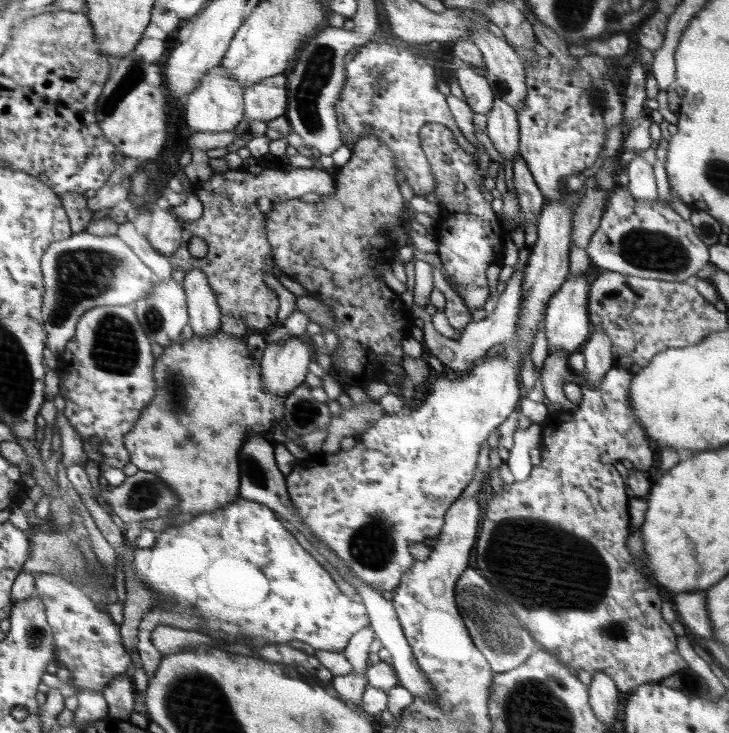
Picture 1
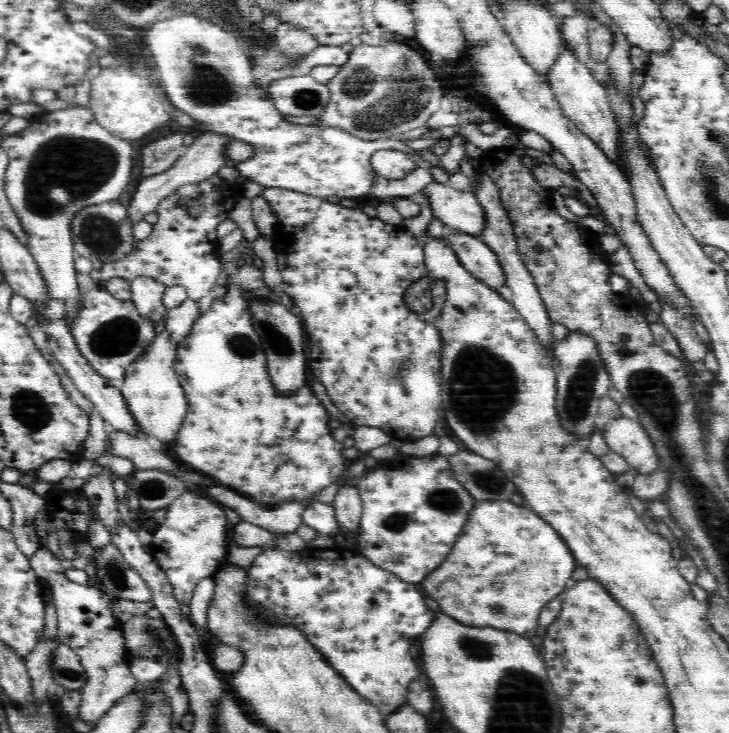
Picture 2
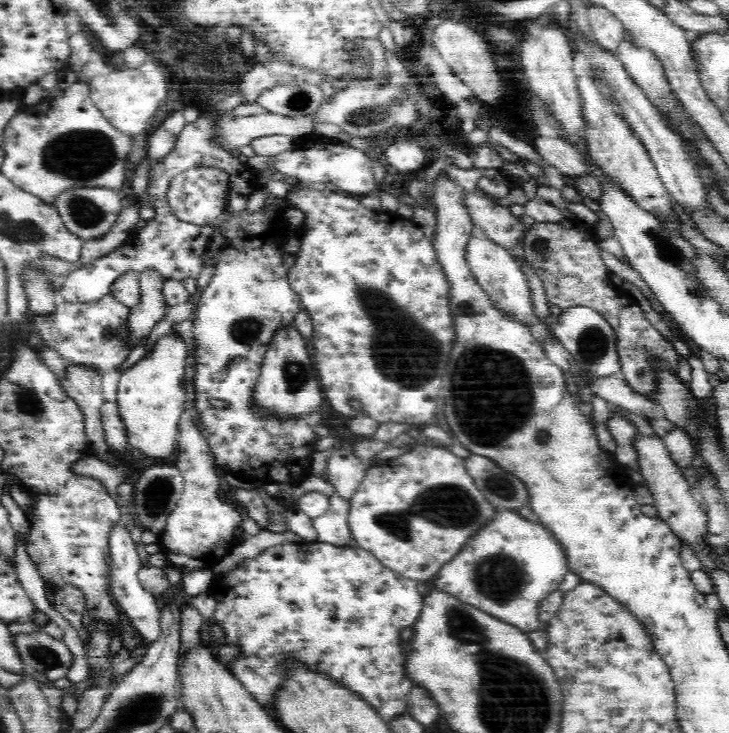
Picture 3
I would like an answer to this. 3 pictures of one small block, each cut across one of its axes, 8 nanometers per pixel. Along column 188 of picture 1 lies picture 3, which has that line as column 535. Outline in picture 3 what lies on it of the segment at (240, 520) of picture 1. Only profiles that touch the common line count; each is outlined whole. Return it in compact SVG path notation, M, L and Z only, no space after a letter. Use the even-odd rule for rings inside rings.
M498 508L493 520L469 538L432 582L436 590L528 633L540 626L540 602L559 590L568 573L566 553L554 533L537 521L518 516L517 510Z

